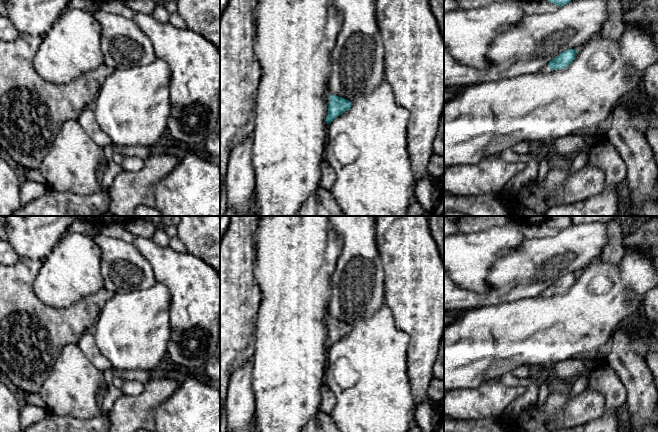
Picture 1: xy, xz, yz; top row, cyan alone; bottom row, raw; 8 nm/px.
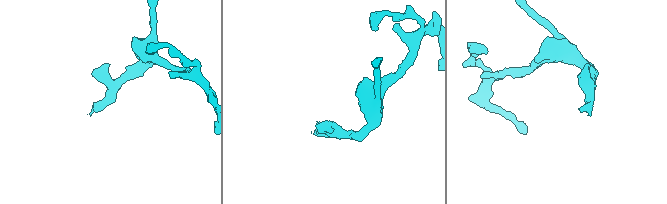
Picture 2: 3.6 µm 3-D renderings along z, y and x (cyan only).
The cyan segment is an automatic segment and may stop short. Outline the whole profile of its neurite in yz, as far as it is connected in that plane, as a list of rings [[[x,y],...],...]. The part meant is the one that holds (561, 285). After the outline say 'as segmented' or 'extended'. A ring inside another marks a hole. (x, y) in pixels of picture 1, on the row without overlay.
[[[568,273],[555,282],[553,282],[542,294],[541,296],[549,297],[557,293],[565,293],[569,288],[573,286],[576,281],[577,274]]]; extended

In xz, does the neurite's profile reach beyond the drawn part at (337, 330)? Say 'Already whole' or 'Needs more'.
Needs more

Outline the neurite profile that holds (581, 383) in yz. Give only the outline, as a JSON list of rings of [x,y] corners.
[[[595,367],[590,368],[588,371],[577,377],[576,381],[574,382],[574,384],[572,385],[569,391],[569,394],[571,396],[576,396],[580,394],[582,391],[584,391],[586,388],[588,388],[589,372],[594,368]]]

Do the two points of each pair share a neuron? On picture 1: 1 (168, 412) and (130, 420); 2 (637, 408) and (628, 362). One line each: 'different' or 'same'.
1: different
2: same

